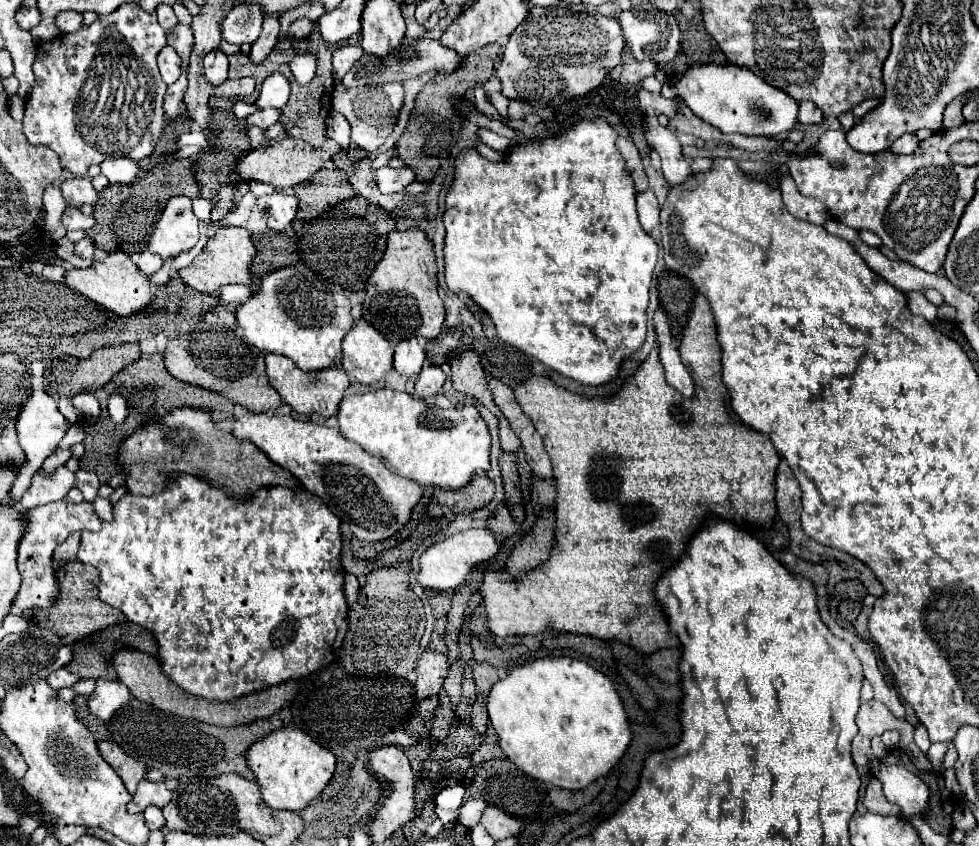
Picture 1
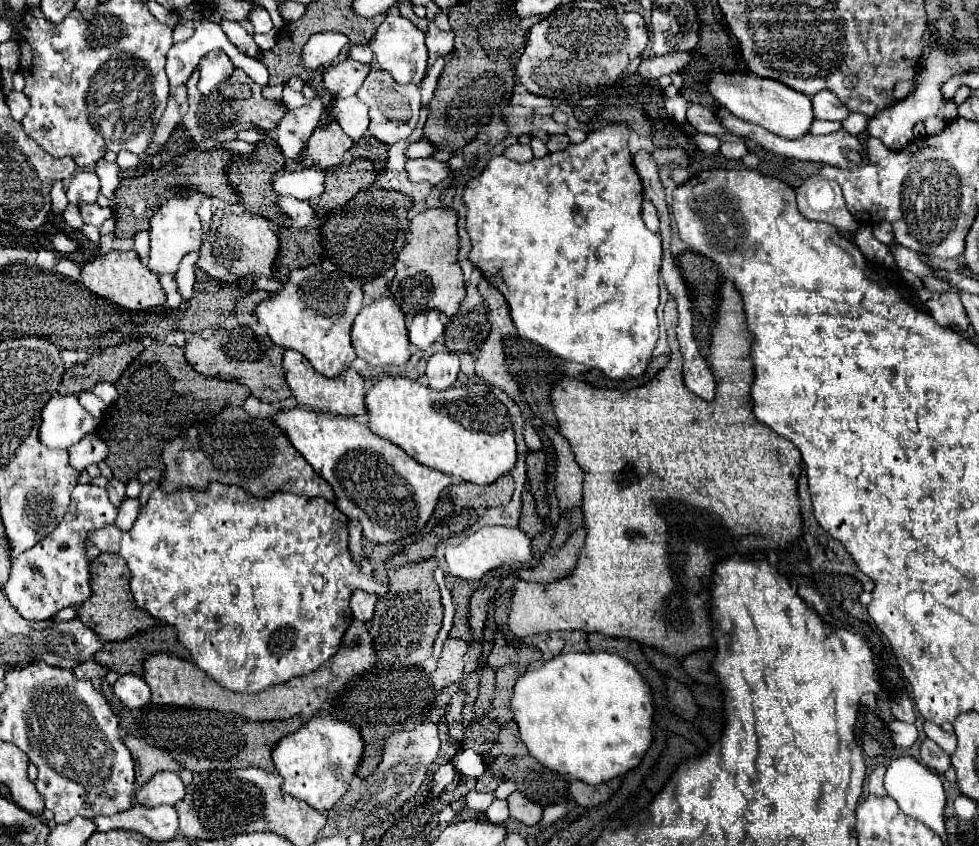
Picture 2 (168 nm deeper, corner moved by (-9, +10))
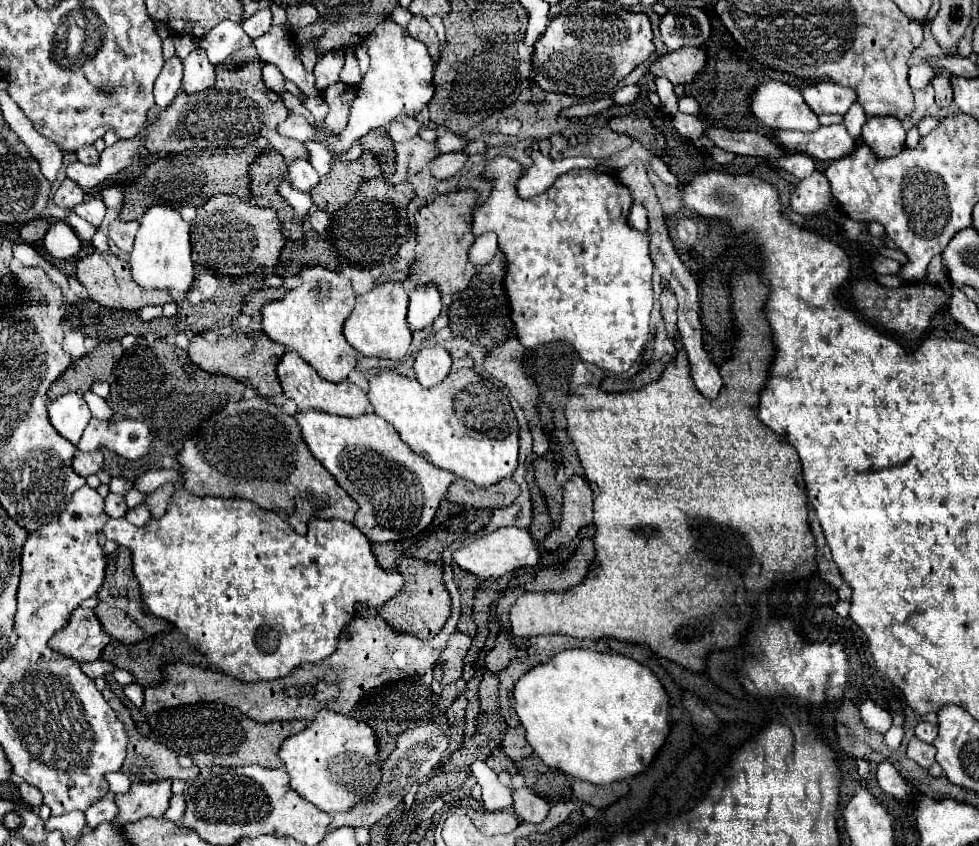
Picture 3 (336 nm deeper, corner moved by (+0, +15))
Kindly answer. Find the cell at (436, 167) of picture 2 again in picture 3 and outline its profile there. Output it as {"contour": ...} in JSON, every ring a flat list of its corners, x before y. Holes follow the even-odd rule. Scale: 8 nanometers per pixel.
{"contour":[[458,151,458,153,436,155,436,157,428,163,428,167,430,167,430,171,432,171,432,175,434,175,436,179,448,179,448,177,452,177,454,173,458,173,458,171,464,167,464,163,466,163,466,155,464,155,462,151]]}

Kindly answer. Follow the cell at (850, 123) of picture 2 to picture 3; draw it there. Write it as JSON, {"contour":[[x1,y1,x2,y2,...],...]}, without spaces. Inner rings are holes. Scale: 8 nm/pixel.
{"contour":[[854,103,848,111,846,111,846,115,844,115,844,127,848,129,848,133,856,139,856,137,860,137,860,129,862,129,862,125,866,123,866,113,864,113,864,109,858,105,858,103]]}

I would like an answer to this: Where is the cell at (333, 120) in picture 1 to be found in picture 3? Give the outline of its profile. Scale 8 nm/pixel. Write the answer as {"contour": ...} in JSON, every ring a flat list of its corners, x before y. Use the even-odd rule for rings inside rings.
{"contour":[[384,19,376,25,370,37,366,37,366,45,370,55,370,69,360,83,356,99,350,103,350,117,348,117,346,129,342,133,327,133,327,130,322,127,314,128,303,117,290,114,283,123,278,125,277,130,280,134,302,143,308,139,320,143,324,135,324,141,328,141,332,151,344,153,368,131,384,127,386,123,390,123,394,117,402,113,414,115,432,99,434,63,422,41,414,39,404,27,400,27,392,19]]}

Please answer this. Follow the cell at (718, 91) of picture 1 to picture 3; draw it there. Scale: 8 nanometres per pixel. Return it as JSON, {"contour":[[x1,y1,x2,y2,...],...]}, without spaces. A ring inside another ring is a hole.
{"contour":[[764,81,750,97,752,115,772,129,816,131,818,117,808,109,798,87,782,81]]}

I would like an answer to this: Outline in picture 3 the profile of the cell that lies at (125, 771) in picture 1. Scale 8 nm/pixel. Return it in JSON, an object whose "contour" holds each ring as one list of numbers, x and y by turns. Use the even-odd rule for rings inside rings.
{"contour":[[107,685,102,691,102,695,105,700,111,706,116,715,124,725,126,725,126,733,128,733,128,755,124,759,124,765,122,765,122,773,132,781,132,783,140,783,140,781,160,781,160,779,184,779,184,781,194,781,194,777,200,773,198,767,190,767,190,769,182,769,176,761,176,753,170,751,168,747,160,745,160,743,154,743,142,735,138,735,136,727,132,725,132,719,130,719,130,711,126,709,126,706,122,701,116,697,111,691,109,685]]}

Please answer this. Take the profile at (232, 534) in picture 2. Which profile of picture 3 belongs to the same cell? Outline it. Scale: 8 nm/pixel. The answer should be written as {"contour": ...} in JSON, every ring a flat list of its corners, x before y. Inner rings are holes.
{"contour":[[178,485,176,493,172,495,166,513,160,519,150,519,144,527,134,527,124,519,110,519,102,533,106,535,106,539,116,541,118,545,124,545,130,549,132,553,132,561,134,561,134,577,140,583,140,591,142,591,142,601,148,605,150,613,154,613,156,617,166,619,168,623,176,625,178,631,182,631,188,639,190,645,194,645,202,655,208,657,208,661,212,663,214,669,218,669,220,673,232,675,236,679,240,679,242,683,258,683,258,681,274,681,278,677,286,677,294,667,302,665,302,663,318,663,322,659,326,659,328,655,334,653,336,649,336,639,338,633,342,631,342,627,354,617,356,613,356,605,366,603,370,607,380,607,384,605,394,593,398,593,404,585,402,575,394,573,386,573,378,567,372,551,370,551,370,541,352,525,352,523,344,523,338,519,318,519,312,517,308,521,308,531,304,535,298,535,286,521,282,521,274,511,266,511,246,499,240,497,232,497,232,499,222,499,222,497,196,497,190,495,184,487]]}

